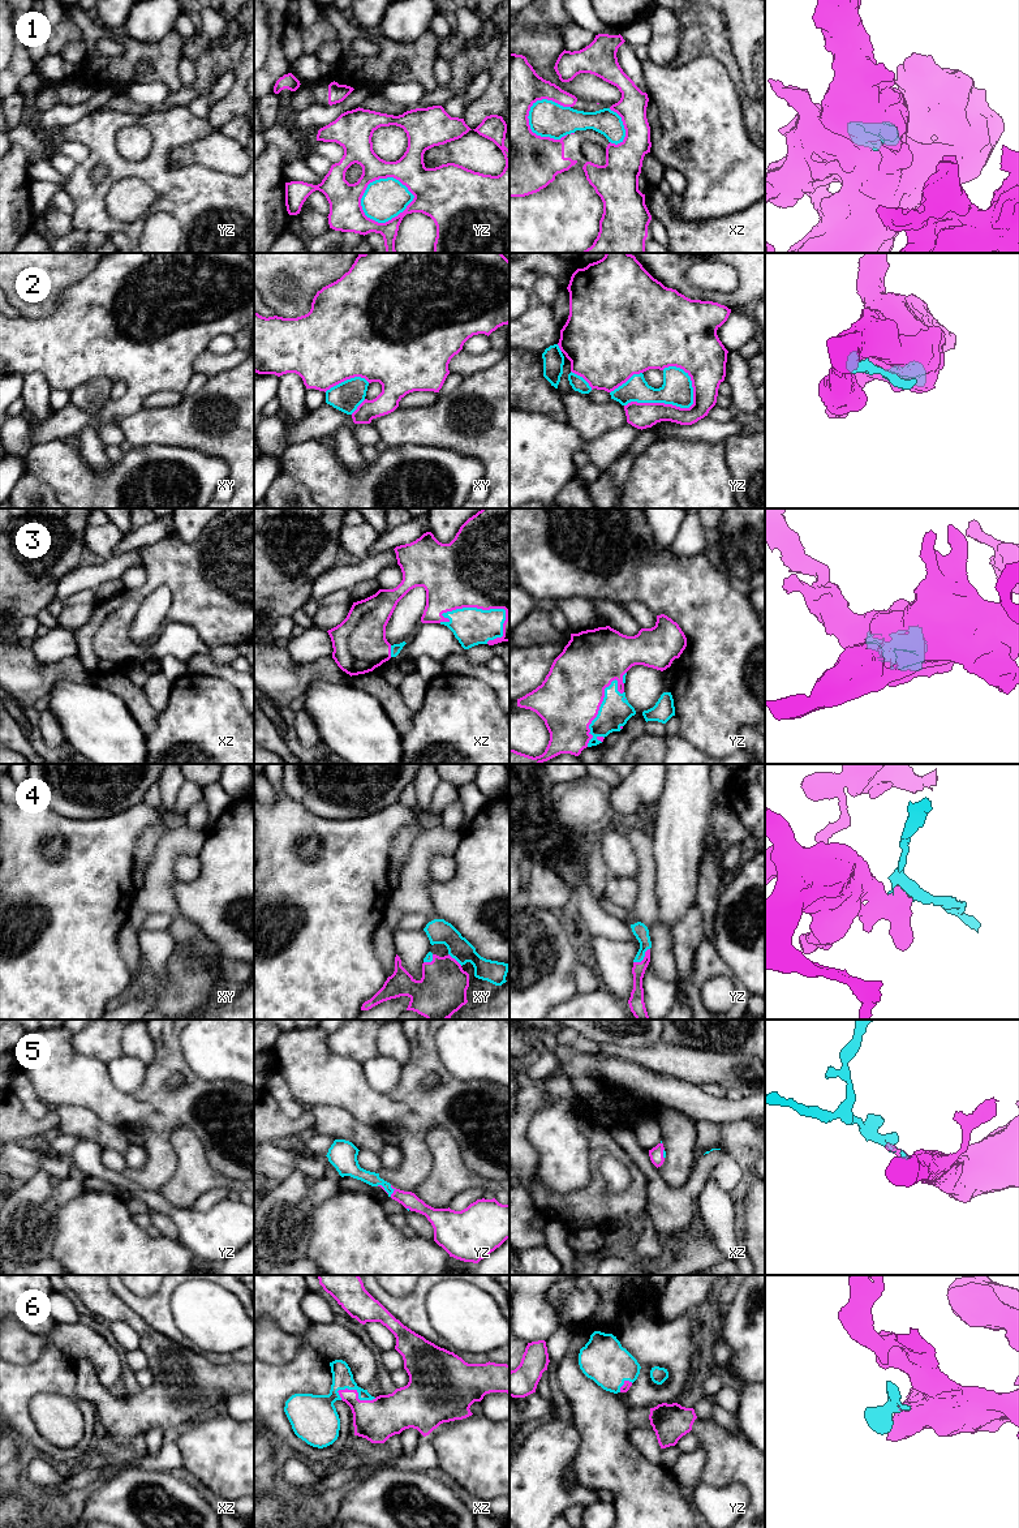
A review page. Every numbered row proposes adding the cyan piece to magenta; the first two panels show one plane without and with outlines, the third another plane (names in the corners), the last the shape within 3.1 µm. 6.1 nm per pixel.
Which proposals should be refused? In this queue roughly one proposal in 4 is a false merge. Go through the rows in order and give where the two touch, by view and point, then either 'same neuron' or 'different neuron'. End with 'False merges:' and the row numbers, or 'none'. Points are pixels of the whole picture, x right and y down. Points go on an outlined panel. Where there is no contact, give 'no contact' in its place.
1: meets magenta in yz at (386, 222); different neuron
2: meets magenta in yz at (671, 404); different neuron
3: meets magenta in xz at (465, 606); same neuron
4: meets magenta in yz at (644, 958); same neuron
5: meets magenta in yz at (385, 1190); same neuron
6: meets magenta in xz at (357, 1394); same neuron
False merges: 1, 2

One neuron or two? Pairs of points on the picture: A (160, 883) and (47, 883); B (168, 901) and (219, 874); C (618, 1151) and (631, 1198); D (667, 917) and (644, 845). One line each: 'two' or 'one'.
A: two
B: two
C: one
D: two

